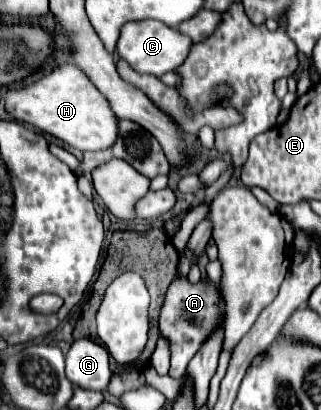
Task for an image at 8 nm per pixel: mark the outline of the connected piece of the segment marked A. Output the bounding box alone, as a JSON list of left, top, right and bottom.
[159,277,223,377]

